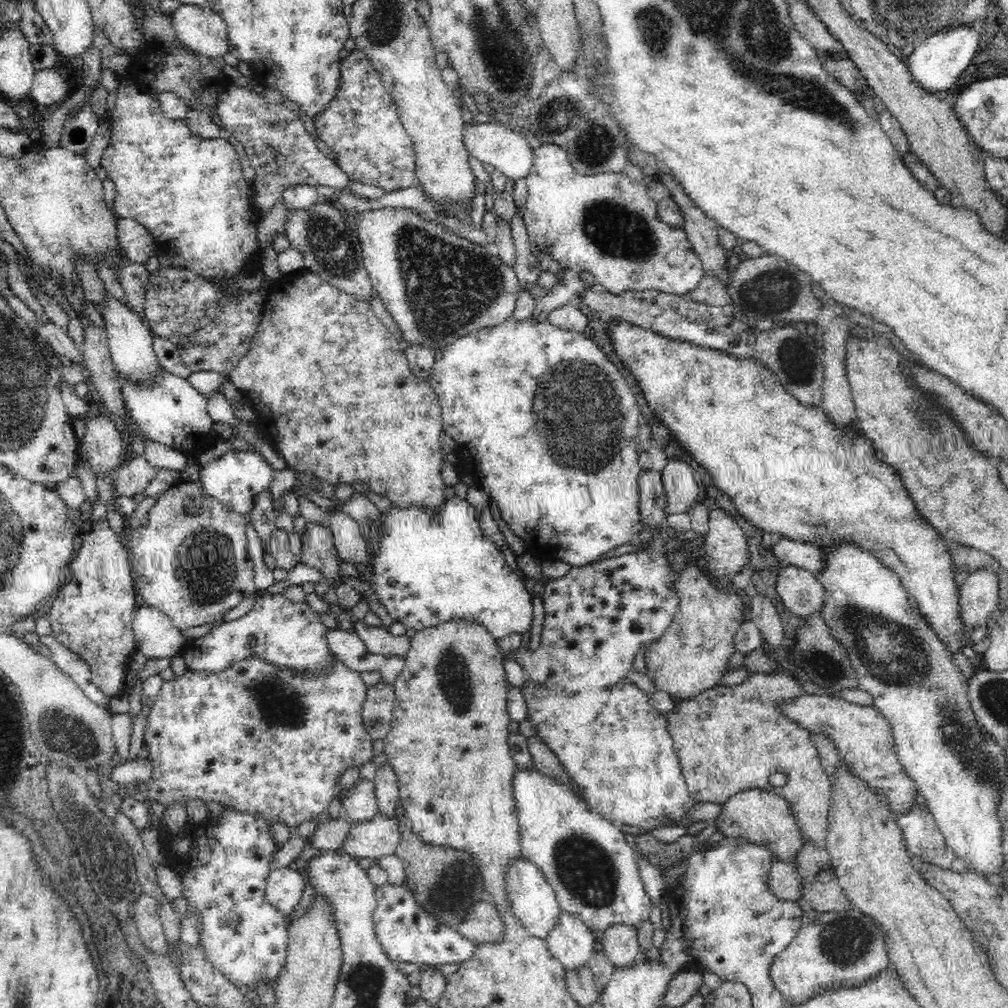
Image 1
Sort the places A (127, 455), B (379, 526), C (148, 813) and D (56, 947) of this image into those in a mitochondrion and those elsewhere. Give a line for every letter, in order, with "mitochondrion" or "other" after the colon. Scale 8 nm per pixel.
A: other
B: other
C: other
D: other

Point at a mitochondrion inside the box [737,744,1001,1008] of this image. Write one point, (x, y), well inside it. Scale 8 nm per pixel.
(843, 941)

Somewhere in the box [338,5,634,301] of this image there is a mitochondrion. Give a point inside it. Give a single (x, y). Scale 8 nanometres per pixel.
(504, 67)

